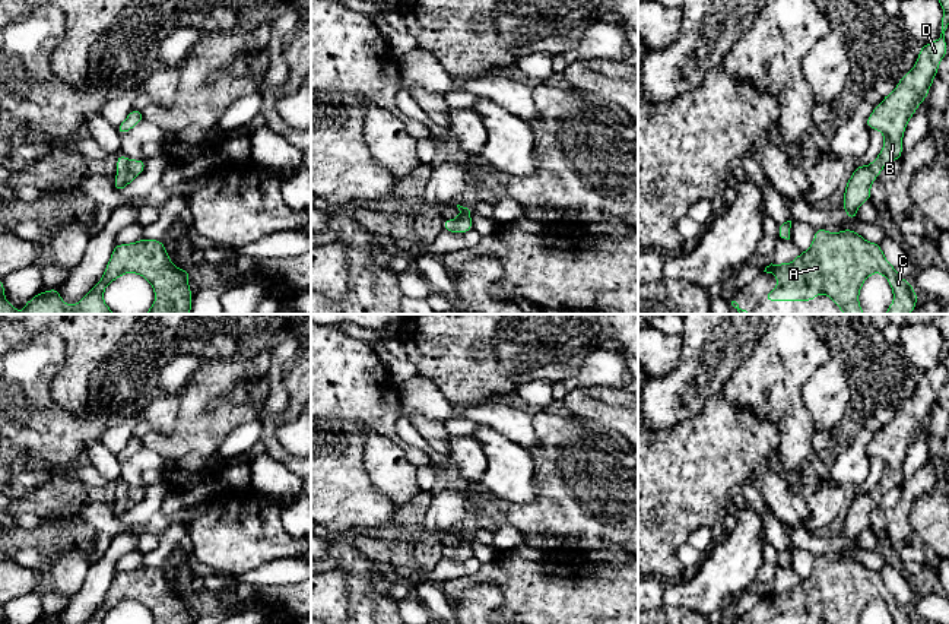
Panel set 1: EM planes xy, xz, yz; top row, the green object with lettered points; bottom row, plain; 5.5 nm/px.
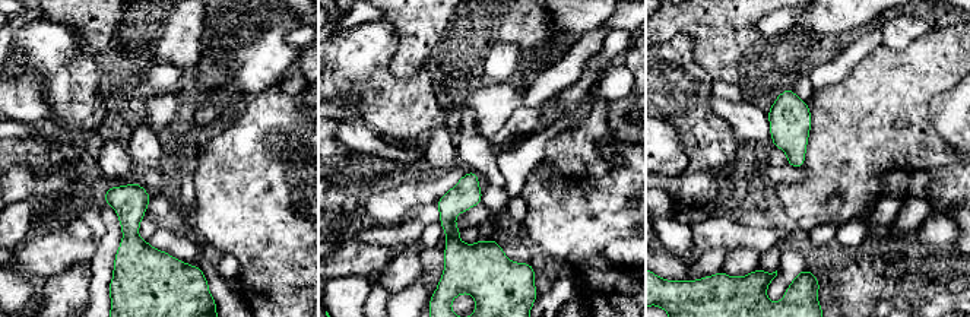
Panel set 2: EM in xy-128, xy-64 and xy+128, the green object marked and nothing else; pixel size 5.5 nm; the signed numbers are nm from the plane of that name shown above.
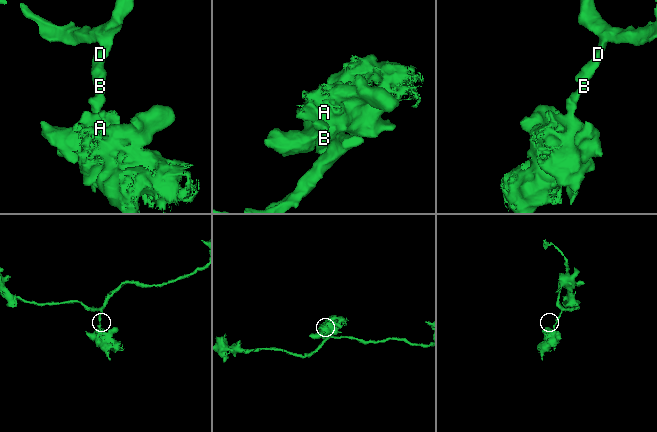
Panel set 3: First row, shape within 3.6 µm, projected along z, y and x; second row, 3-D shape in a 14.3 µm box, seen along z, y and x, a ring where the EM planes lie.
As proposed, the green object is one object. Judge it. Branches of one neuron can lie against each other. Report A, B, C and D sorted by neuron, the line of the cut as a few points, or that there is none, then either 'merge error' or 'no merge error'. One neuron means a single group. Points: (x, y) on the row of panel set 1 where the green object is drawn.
A B C D; no cut; no merge error

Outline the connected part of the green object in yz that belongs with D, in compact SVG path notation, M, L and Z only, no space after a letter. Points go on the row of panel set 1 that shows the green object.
M949 0L937 1L943 7L940 37L930 44L923 44L914 67L901 77L895 89L882 99L882 102L872 111L872 114L866 120L867 129L876 129L883 134L885 145L879 152L877 158L872 164L866 167L856 165L853 175L845 184L842 209L848 215L850 221L857 219L858 206L872 199L870 186L879 177L883 167L895 159L901 159L904 153L902 139L907 124L917 111L918 105L927 98L933 79L937 76L939 64L942 58L948 54L945 31L949 26Z

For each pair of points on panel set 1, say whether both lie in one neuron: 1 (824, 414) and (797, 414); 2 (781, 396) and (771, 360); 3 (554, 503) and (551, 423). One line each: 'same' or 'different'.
1: different
2: same
3: same

